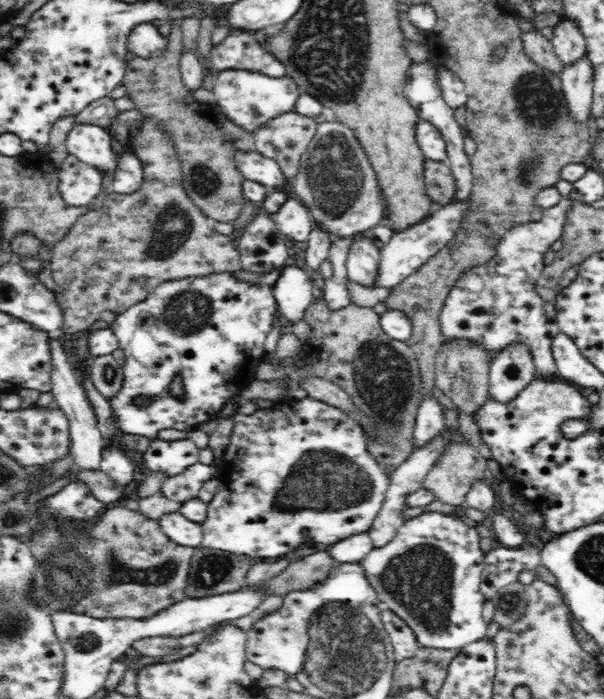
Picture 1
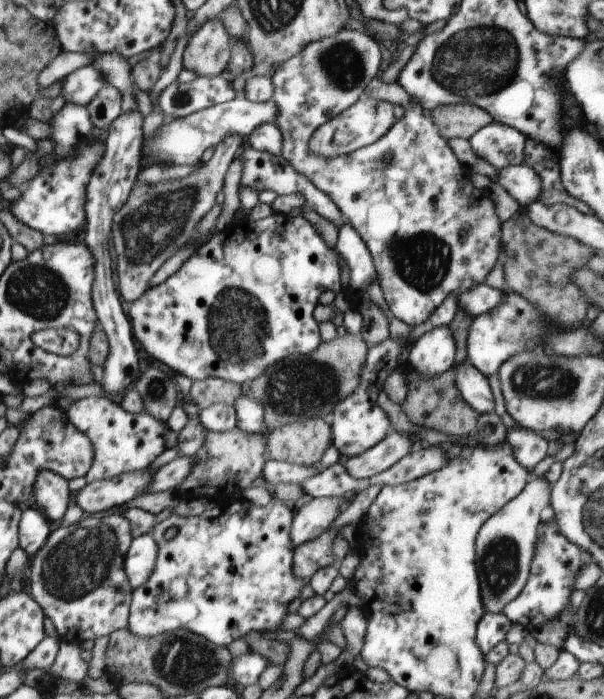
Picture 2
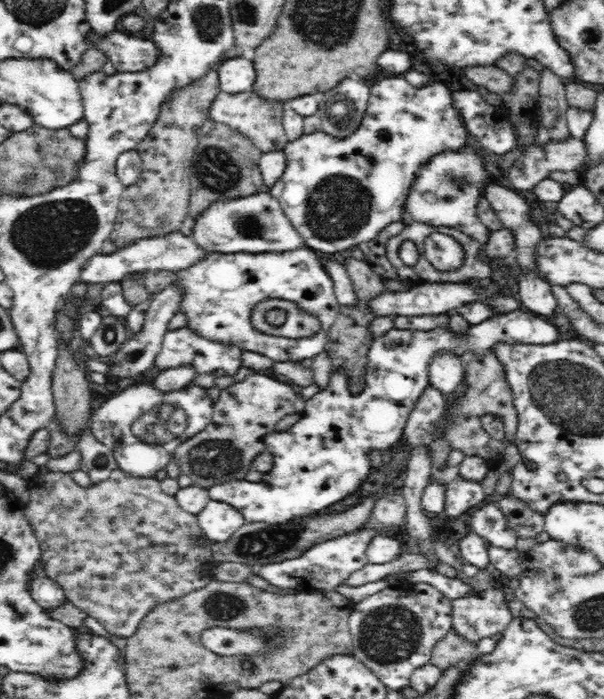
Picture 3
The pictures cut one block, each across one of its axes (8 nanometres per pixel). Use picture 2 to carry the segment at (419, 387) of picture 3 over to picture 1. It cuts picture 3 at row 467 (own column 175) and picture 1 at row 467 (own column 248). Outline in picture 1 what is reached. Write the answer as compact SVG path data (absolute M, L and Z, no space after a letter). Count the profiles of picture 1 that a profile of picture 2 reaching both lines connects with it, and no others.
M309 396L299 401L288 398L287 400L276 402L272 407L259 408L254 414L236 413L228 447L223 453L222 463L215 475L215 478L220 482L220 486L218 486L218 492L214 495L213 500L207 504L207 518L203 523L204 536L198 547L228 551L236 556L241 554L252 559L276 558L276 556L282 556L282 554L286 554L300 546L304 537L307 536L316 544L329 546L354 534L367 532L372 527L374 520L379 516L391 482L389 474L378 465L376 459L370 454L368 442L368 437L362 430L362 426L352 420L342 409Z

